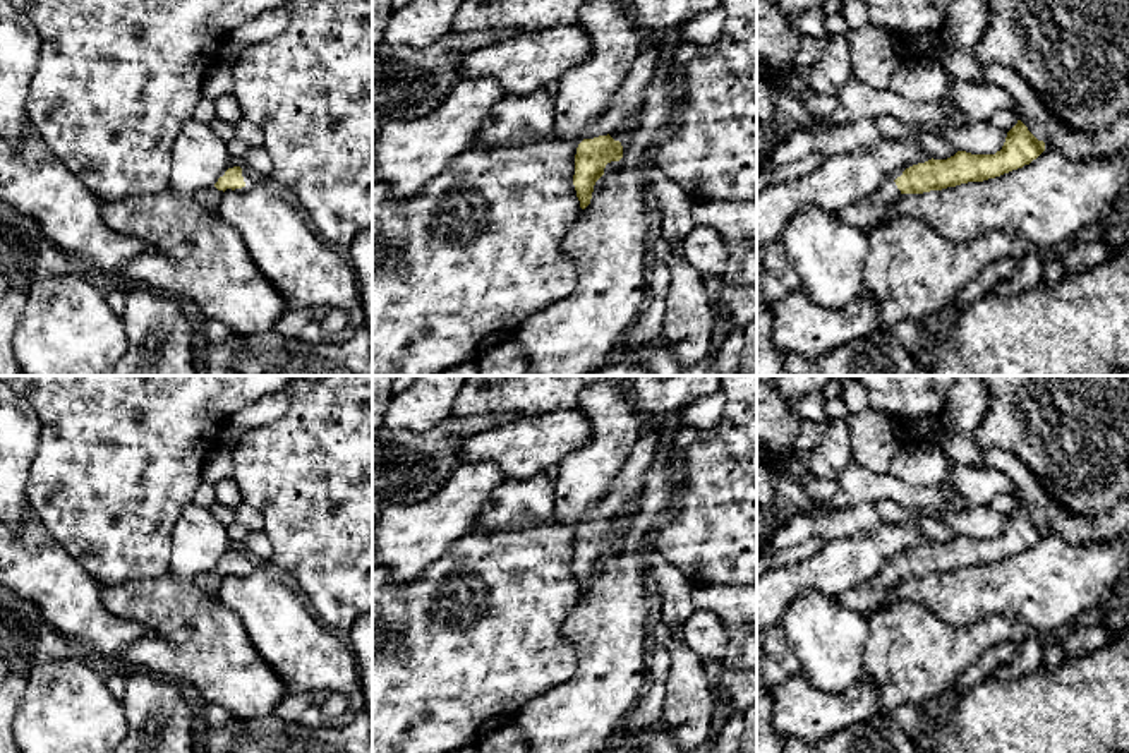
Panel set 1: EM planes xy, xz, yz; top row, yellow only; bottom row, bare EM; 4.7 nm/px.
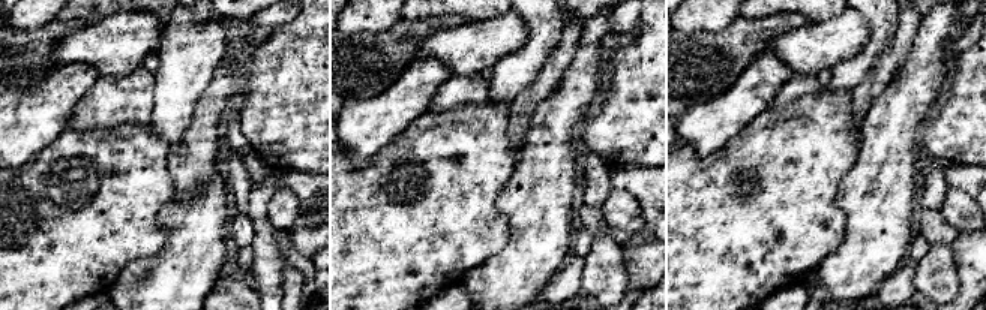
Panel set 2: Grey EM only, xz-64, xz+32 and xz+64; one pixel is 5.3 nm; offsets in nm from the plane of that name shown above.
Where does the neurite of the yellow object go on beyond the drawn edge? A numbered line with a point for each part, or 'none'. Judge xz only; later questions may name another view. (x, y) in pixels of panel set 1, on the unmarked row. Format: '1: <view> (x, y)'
1: xz (627, 489)

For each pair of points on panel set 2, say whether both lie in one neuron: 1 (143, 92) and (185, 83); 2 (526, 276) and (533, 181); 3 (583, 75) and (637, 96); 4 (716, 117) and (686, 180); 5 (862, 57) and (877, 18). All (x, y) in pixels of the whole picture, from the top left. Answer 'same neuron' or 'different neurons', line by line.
1: different neurons
2: same neuron
3: different neurons
4: different neurons
5: same neuron

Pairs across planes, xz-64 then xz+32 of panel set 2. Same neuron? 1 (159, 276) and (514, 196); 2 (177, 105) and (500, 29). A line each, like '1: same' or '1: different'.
1: same
2: different

